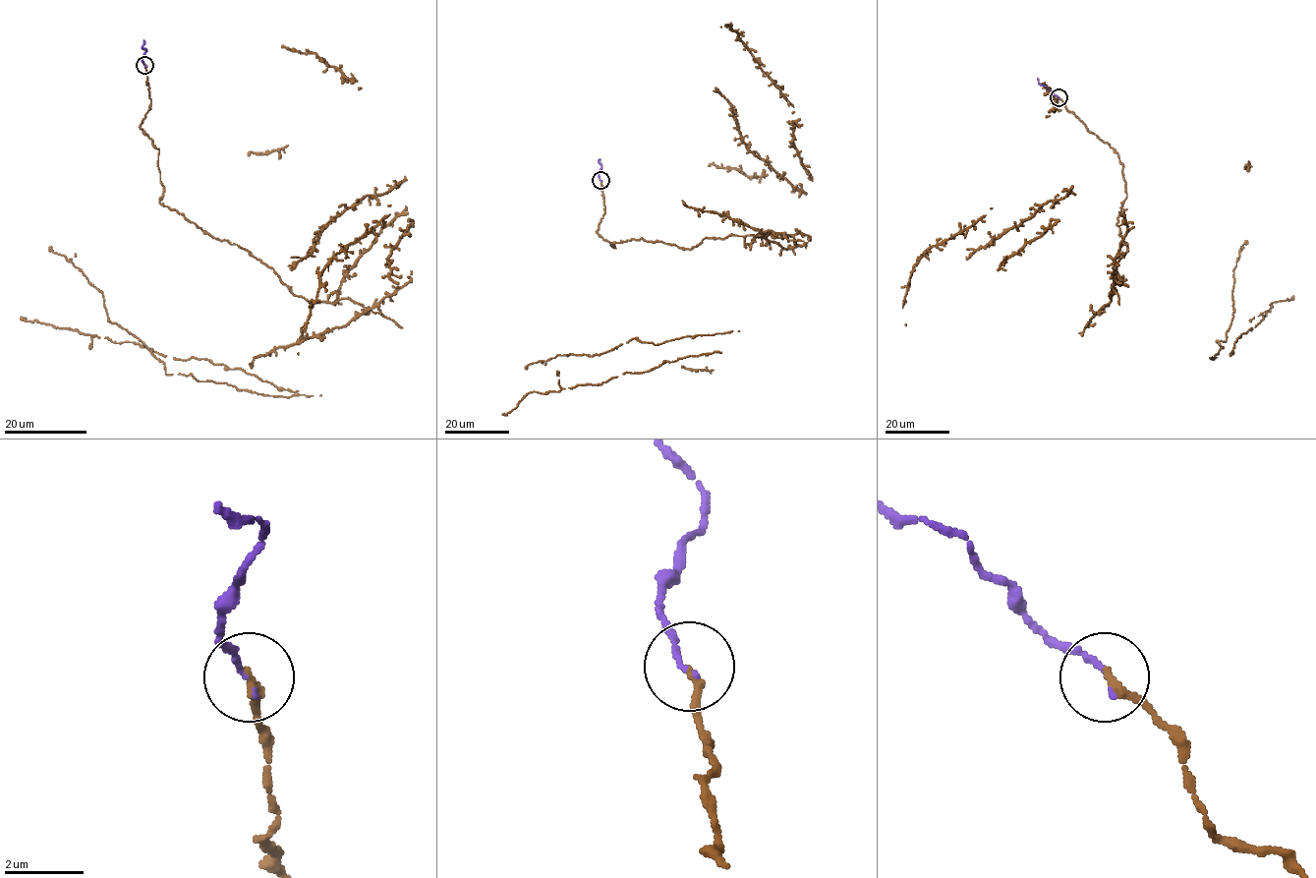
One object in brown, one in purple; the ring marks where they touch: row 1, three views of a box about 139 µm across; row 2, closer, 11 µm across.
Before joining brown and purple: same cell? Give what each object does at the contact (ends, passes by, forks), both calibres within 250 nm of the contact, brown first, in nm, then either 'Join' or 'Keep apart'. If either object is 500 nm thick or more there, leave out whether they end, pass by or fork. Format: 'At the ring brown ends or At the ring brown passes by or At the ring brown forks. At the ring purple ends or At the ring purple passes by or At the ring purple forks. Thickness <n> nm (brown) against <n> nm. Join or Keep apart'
At the ring brown ends. At the ring purple ends. Thickness 240 nm (brown) against 140 nm. Join

